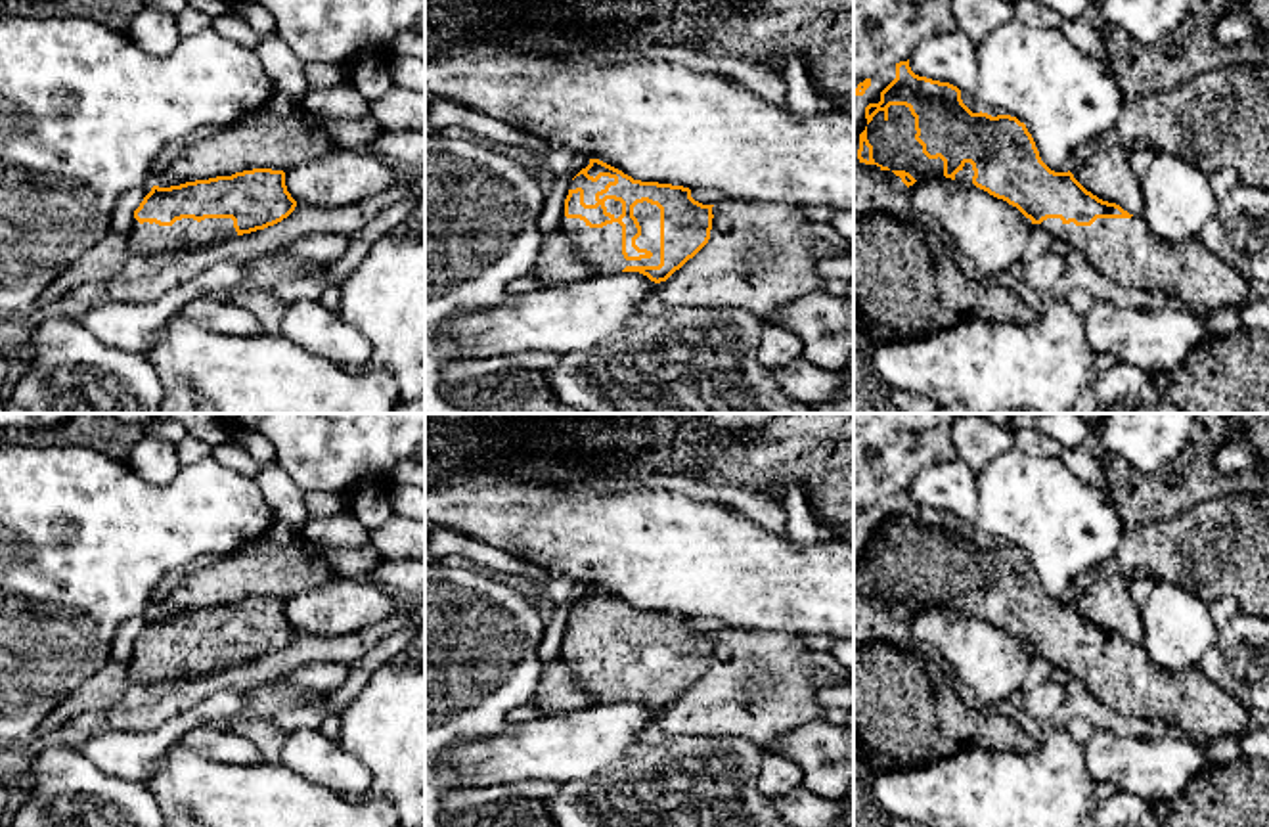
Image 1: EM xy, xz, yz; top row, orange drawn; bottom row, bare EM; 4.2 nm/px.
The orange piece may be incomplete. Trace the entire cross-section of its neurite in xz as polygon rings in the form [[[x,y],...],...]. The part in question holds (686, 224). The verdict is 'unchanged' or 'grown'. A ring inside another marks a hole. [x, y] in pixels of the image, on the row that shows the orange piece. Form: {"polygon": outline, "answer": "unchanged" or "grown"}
{"polygon": [[[590,159],[570,182],[559,232],[568,235],[591,276],[639,272],[660,283],[708,243],[712,207],[695,201],[689,188],[634,180],[599,159]]], "answer": "grown"}

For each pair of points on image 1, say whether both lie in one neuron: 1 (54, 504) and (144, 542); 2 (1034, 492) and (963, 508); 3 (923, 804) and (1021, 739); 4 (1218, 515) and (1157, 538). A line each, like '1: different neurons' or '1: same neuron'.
1: same neuron
2: different neurons
3: different neurons
4: same neuron

